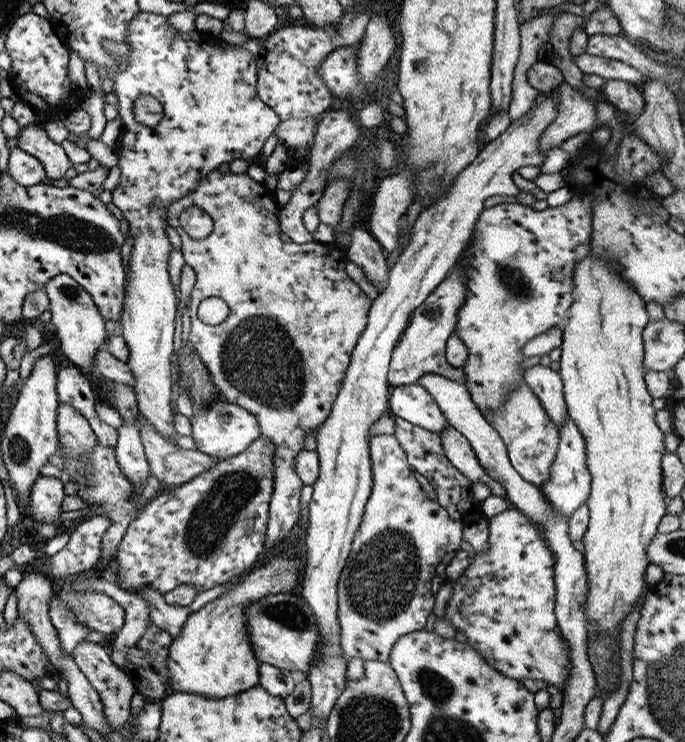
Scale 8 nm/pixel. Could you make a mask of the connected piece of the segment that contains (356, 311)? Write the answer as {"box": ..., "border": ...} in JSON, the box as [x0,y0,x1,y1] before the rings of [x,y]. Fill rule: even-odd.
{"box":[166,170,372,550],"border":[[[217,170],[209,172],[209,176],[205,174],[196,187],[193,190],[182,196],[180,199],[173,201],[168,207],[166,212],[166,222],[171,228],[174,228],[181,238],[182,257],[184,258],[184,264],[190,266],[195,273],[195,282],[191,287],[190,295],[188,296],[189,302],[189,314],[190,314],[190,330],[188,332],[188,341],[193,347],[194,353],[200,358],[200,361],[205,365],[205,368],[209,371],[211,376],[211,382],[215,385],[216,391],[220,396],[220,400],[227,403],[236,404],[239,408],[244,408],[247,412],[254,414],[257,417],[260,437],[266,436],[271,439],[274,446],[274,459],[273,459],[273,488],[272,495],[268,504],[268,519],[265,529],[265,550],[273,550],[276,548],[279,542],[286,540],[294,530],[297,521],[299,520],[299,499],[300,490],[303,486],[299,477],[293,470],[294,456],[302,449],[303,435],[305,432],[309,432],[317,428],[329,414],[333,401],[339,392],[340,386],[344,378],[345,369],[348,367],[351,351],[357,339],[361,334],[361,331],[365,328],[367,322],[367,313],[370,304],[372,303],[365,297],[365,294],[357,284],[351,280],[351,278],[345,273],[344,266],[348,262],[346,260],[346,253],[335,242],[330,244],[318,244],[312,242],[310,245],[301,246],[299,244],[285,244],[280,238],[280,226],[278,219],[278,211],[280,210],[275,200],[274,191],[268,190],[264,183],[255,182],[246,173],[245,174],[232,174],[230,171],[221,174]],[[187,206],[195,206],[202,208],[211,218],[213,227],[211,233],[205,239],[195,240],[189,238],[187,234],[180,227],[177,217],[179,213]],[[217,297],[225,301],[228,306],[228,313],[226,319],[215,326],[209,326],[203,324],[197,320],[195,316],[195,310],[197,305],[203,298]]]}

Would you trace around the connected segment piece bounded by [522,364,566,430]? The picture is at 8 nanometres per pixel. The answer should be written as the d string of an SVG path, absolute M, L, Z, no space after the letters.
M533 365L522 372L523 383L533 391L547 416L558 430L566 415L563 386L560 374L548 366Z

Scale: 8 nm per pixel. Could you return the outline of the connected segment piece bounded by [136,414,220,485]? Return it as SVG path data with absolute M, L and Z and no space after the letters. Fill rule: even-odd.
M137 414L136 419L150 473L162 485L181 485L220 461L197 450L185 450L177 444L173 445L158 435L141 415Z

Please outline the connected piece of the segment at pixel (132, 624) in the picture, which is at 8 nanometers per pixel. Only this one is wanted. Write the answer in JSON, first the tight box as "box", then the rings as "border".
{"box":[83,579,151,674],"border":[[[102,579],[97,580],[97,582],[87,582],[87,585],[83,588],[91,588],[93,592],[105,594],[105,596],[113,599],[113,602],[117,602],[117,605],[125,612],[126,620],[123,622],[122,628],[115,632],[116,638],[109,660],[127,674],[124,667],[125,652],[131,646],[135,646],[135,642],[141,638],[140,636],[147,628],[147,624],[151,624],[151,621],[149,621],[149,607],[147,607],[149,600],[141,599],[133,593],[126,593]]]}

